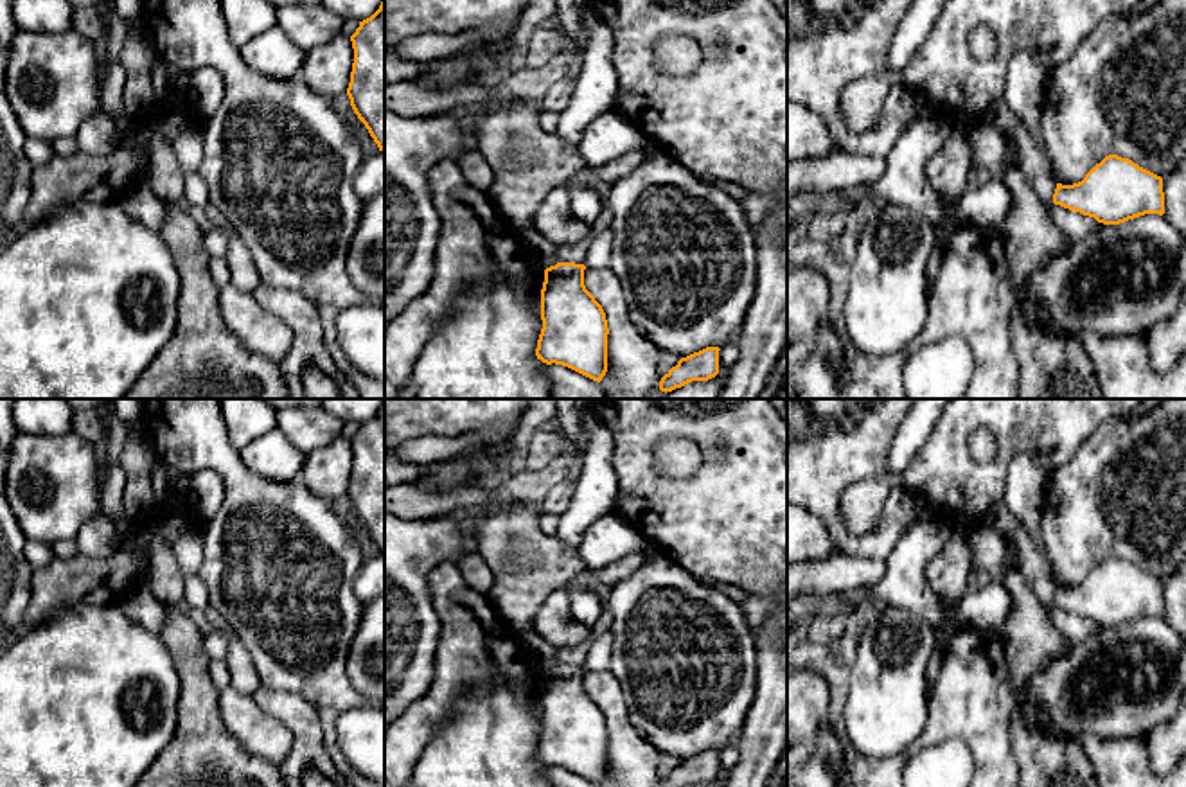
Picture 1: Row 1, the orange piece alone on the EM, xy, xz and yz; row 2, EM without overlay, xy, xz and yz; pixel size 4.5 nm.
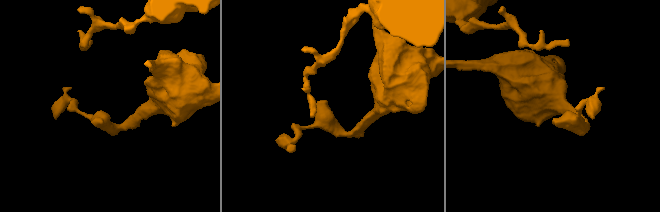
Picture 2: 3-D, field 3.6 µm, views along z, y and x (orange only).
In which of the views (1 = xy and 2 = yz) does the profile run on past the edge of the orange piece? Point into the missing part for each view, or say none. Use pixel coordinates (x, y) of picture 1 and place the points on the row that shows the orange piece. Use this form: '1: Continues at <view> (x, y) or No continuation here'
1: No continuation here
2: No continuation here

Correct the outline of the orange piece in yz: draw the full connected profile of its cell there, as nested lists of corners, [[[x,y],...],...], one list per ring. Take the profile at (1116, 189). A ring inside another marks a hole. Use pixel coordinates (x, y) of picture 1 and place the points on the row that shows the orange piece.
[[[1118,155],[1105,156],[1082,181],[1057,183],[1053,203],[1120,225],[1145,214],[1164,214],[1163,178]]]

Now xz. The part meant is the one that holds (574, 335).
[[[557,262],[544,270],[541,289],[543,329],[535,356],[568,367],[593,381],[607,372],[607,320],[584,286],[584,264]]]

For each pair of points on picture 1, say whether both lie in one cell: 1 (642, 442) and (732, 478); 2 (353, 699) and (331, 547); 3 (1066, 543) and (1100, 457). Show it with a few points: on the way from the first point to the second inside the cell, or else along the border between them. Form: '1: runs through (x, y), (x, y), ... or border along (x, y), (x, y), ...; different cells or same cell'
1: runs through (667, 428), (692, 428), (717, 453); same cell
2: runs through (324, 662), (324, 584); same cell
3: runs through (1084, 521), (1095, 509), (1098, 478); same cell

